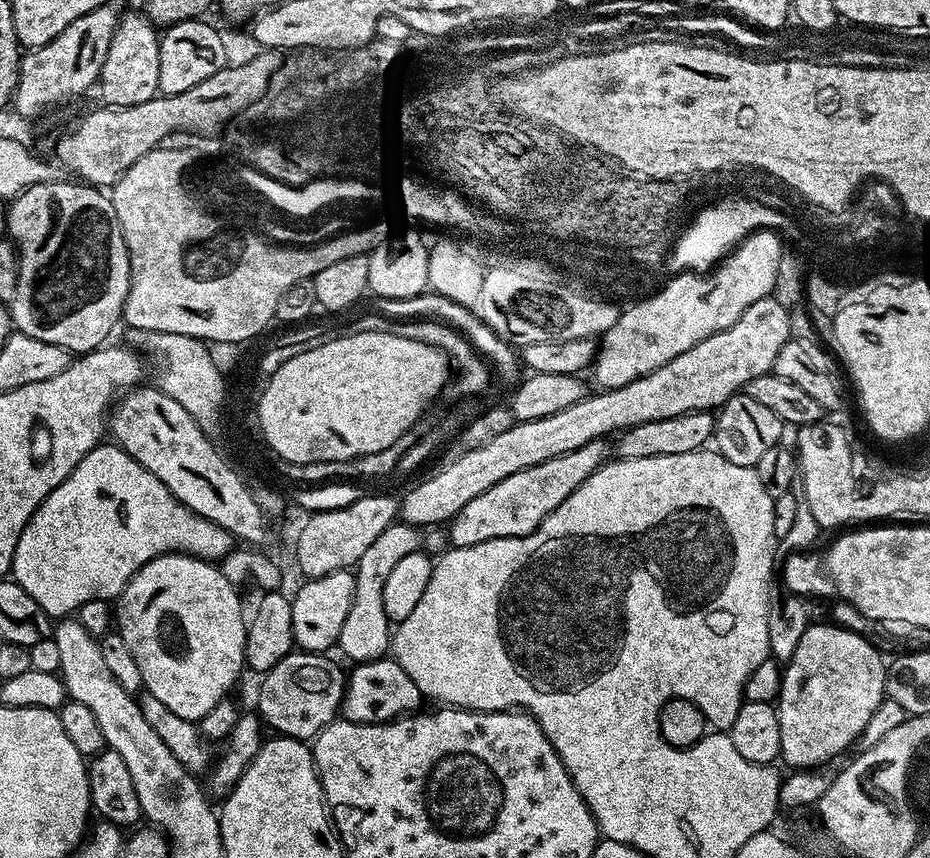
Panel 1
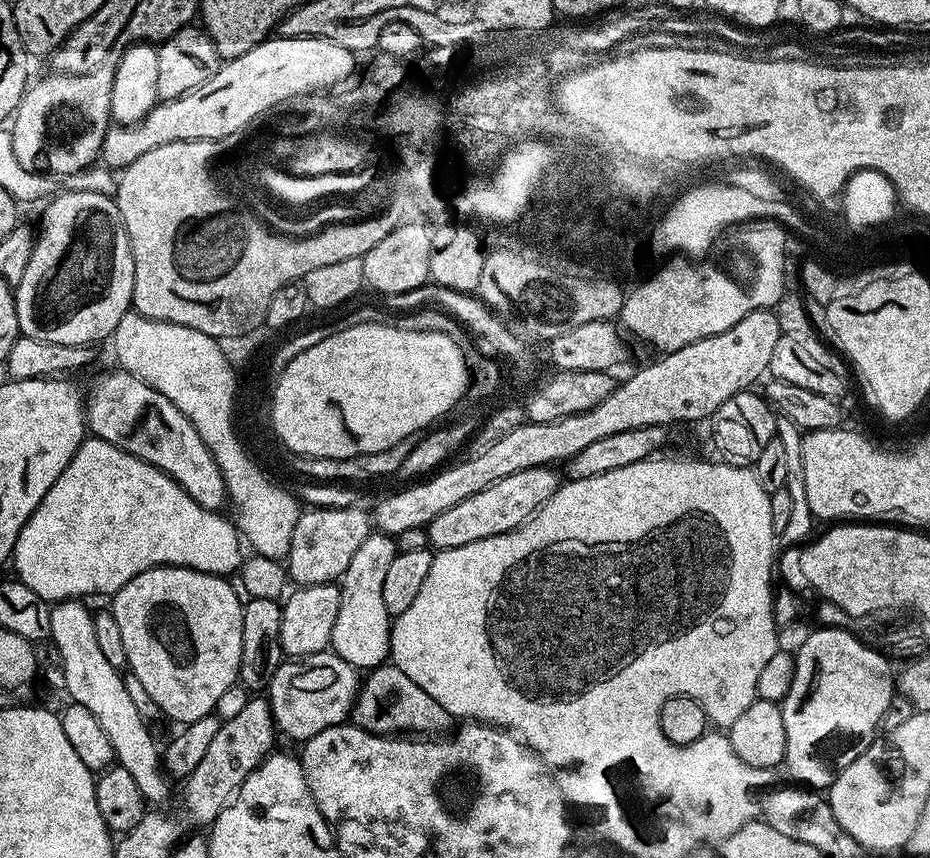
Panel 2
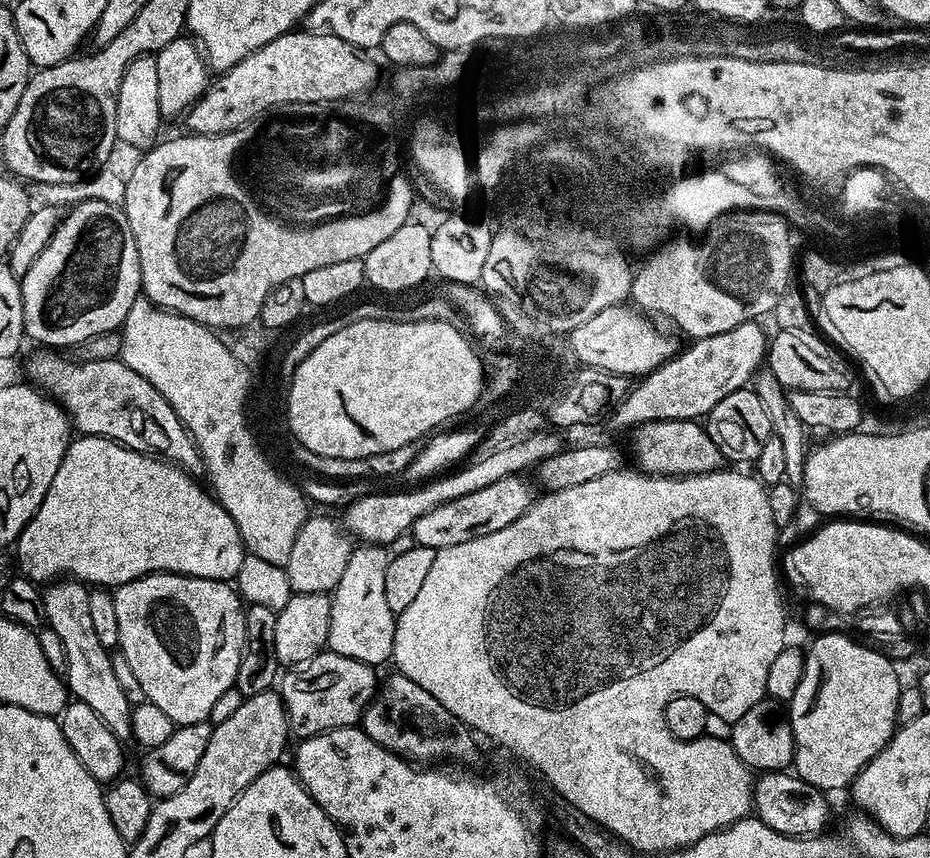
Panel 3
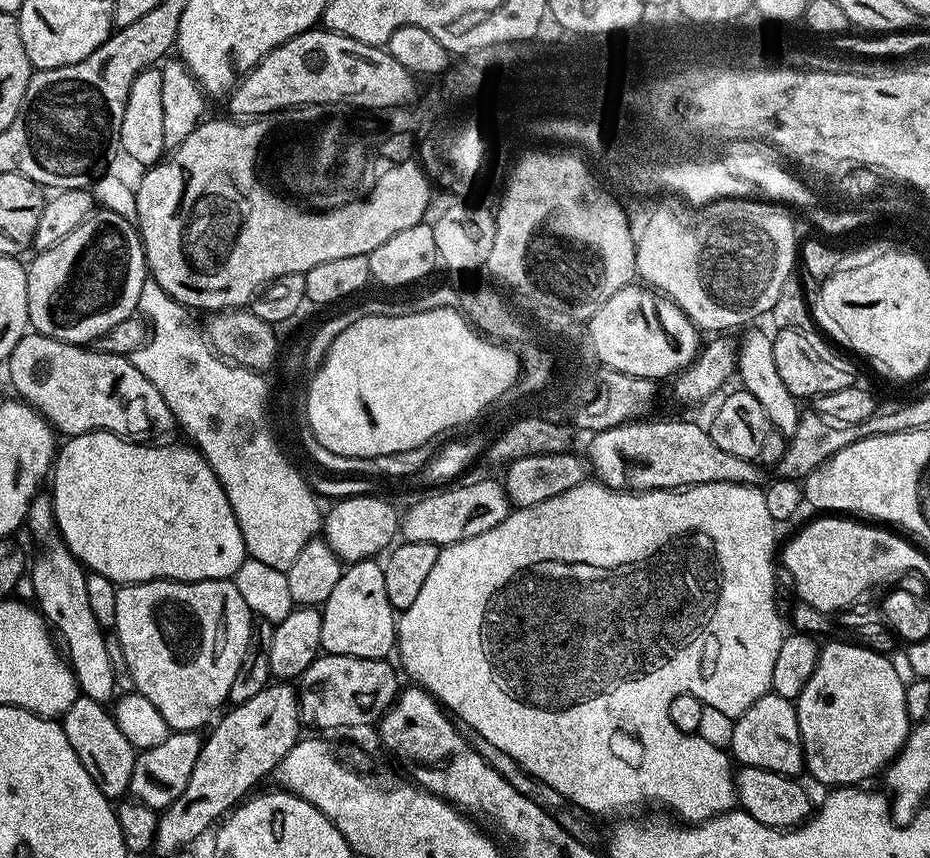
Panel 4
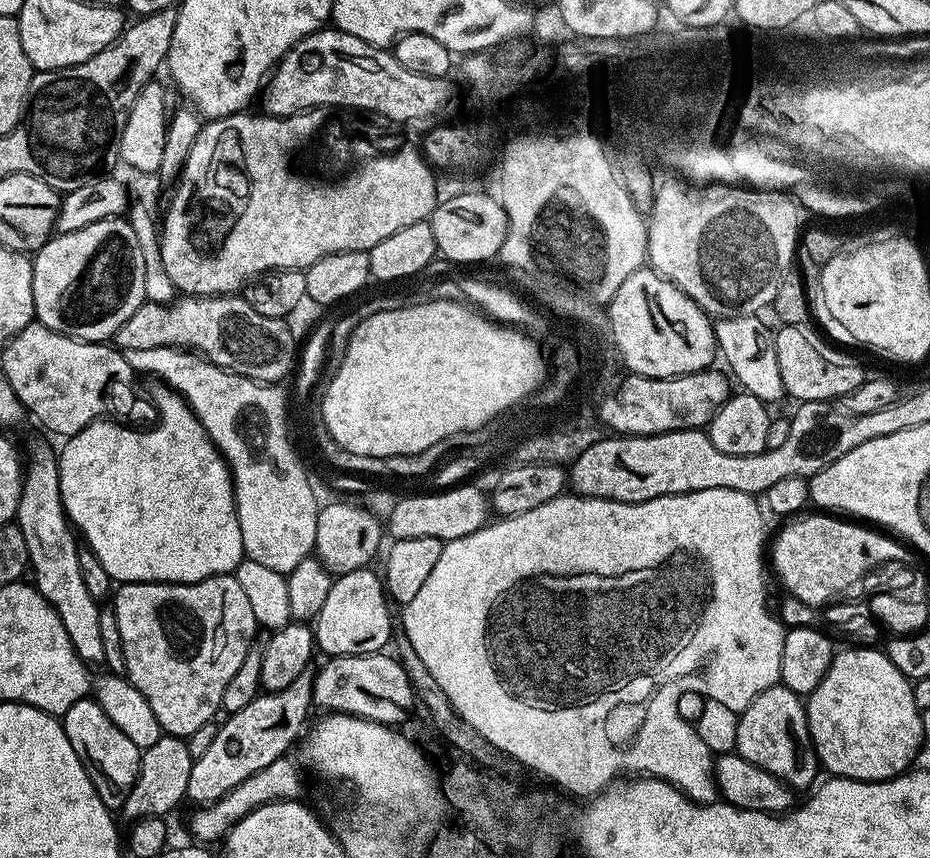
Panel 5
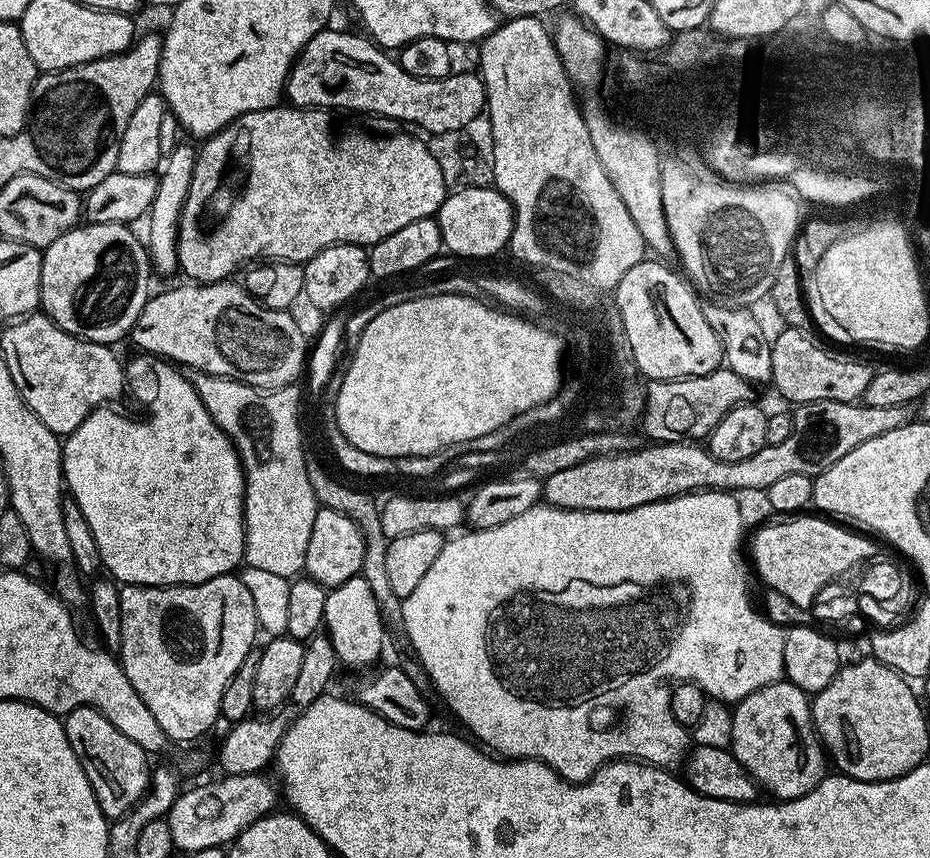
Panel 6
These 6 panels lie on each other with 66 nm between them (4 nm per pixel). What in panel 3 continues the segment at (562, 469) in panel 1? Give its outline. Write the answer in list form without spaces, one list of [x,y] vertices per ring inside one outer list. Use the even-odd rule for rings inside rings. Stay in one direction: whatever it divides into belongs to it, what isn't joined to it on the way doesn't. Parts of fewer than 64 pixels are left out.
[[[523,475],[507,476],[486,486],[486,490],[474,490],[474,494],[462,494],[462,498],[442,502],[442,506],[434,506],[434,510],[426,510],[426,514],[412,524],[411,539],[414,538],[416,544],[439,550],[458,546],[458,542],[470,542],[470,538],[478,538],[482,534],[494,534],[494,530],[502,530],[510,526],[510,522],[518,522],[534,499],[533,485],[528,485],[524,479]]]

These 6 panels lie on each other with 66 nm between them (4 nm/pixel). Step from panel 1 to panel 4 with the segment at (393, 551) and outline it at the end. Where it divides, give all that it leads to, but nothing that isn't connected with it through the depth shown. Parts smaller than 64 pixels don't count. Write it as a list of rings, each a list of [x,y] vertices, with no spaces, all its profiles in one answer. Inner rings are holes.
[[[379,559],[358,560],[349,563],[341,571],[338,586],[330,593],[330,598],[322,606],[321,649],[329,656],[353,656],[354,658],[370,658],[371,660],[385,659],[388,651],[397,647],[396,634],[398,631],[398,616],[390,606],[390,598],[386,594],[384,581],[384,565]]]

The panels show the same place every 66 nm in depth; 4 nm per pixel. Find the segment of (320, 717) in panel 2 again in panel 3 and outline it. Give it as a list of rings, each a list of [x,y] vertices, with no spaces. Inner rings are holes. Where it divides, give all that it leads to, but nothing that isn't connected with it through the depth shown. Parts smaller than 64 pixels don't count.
[[[331,650],[318,653],[295,671],[285,671],[279,677],[278,691],[288,715],[291,735],[303,738],[328,732],[331,728],[359,725],[365,708],[376,695],[376,672],[371,664],[363,664]]]

